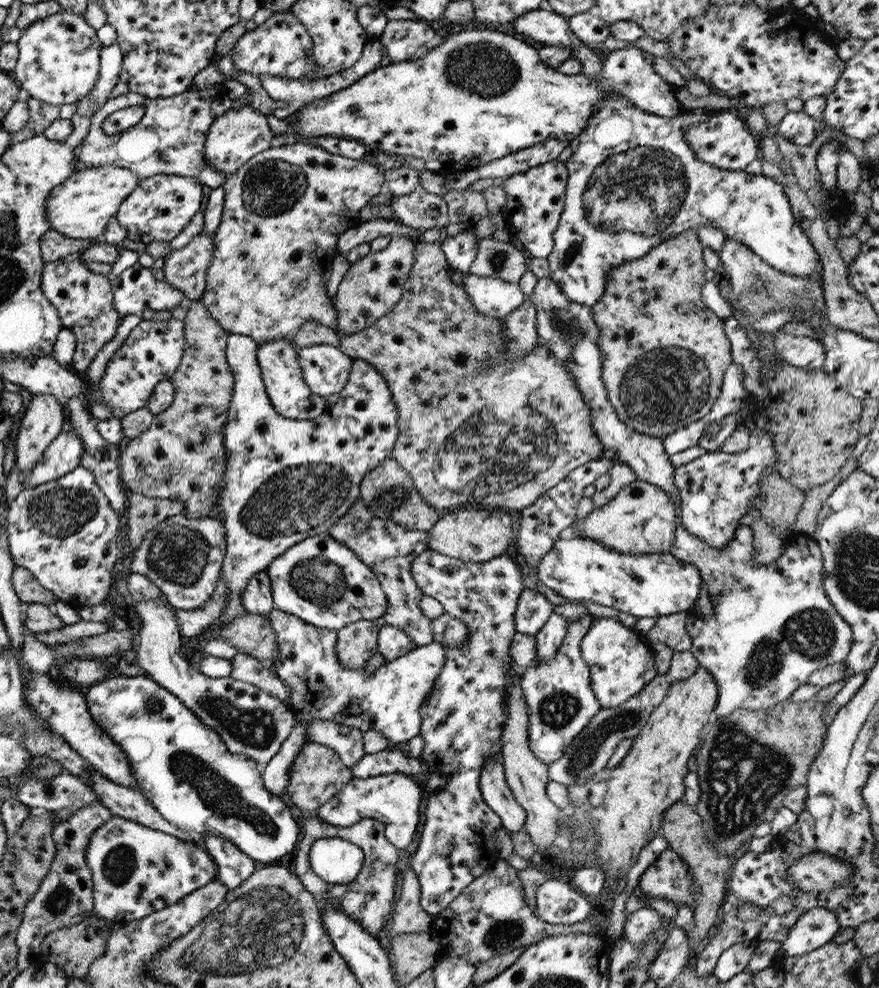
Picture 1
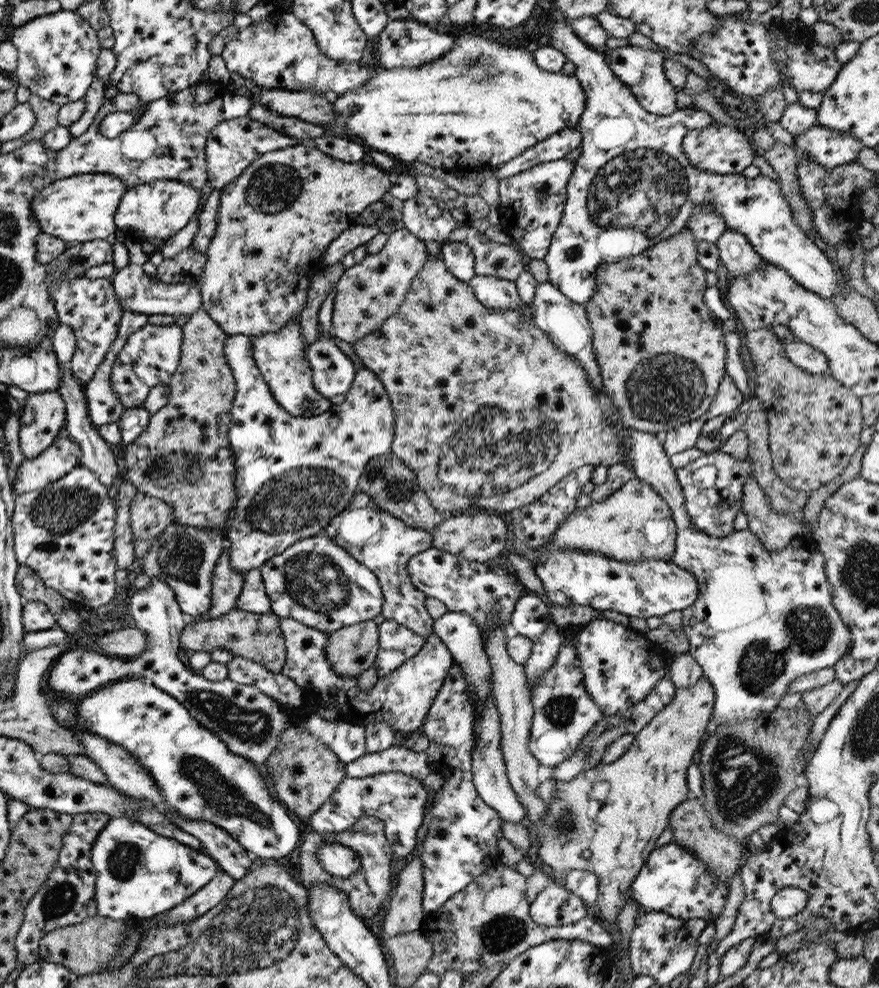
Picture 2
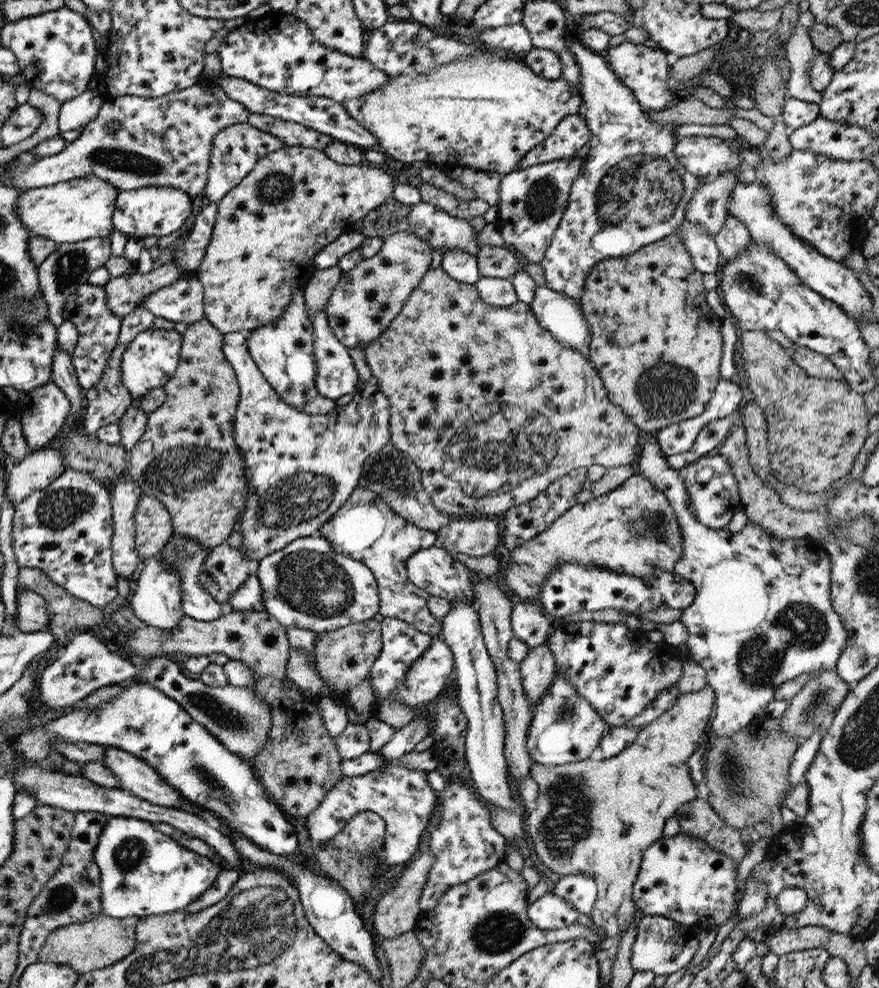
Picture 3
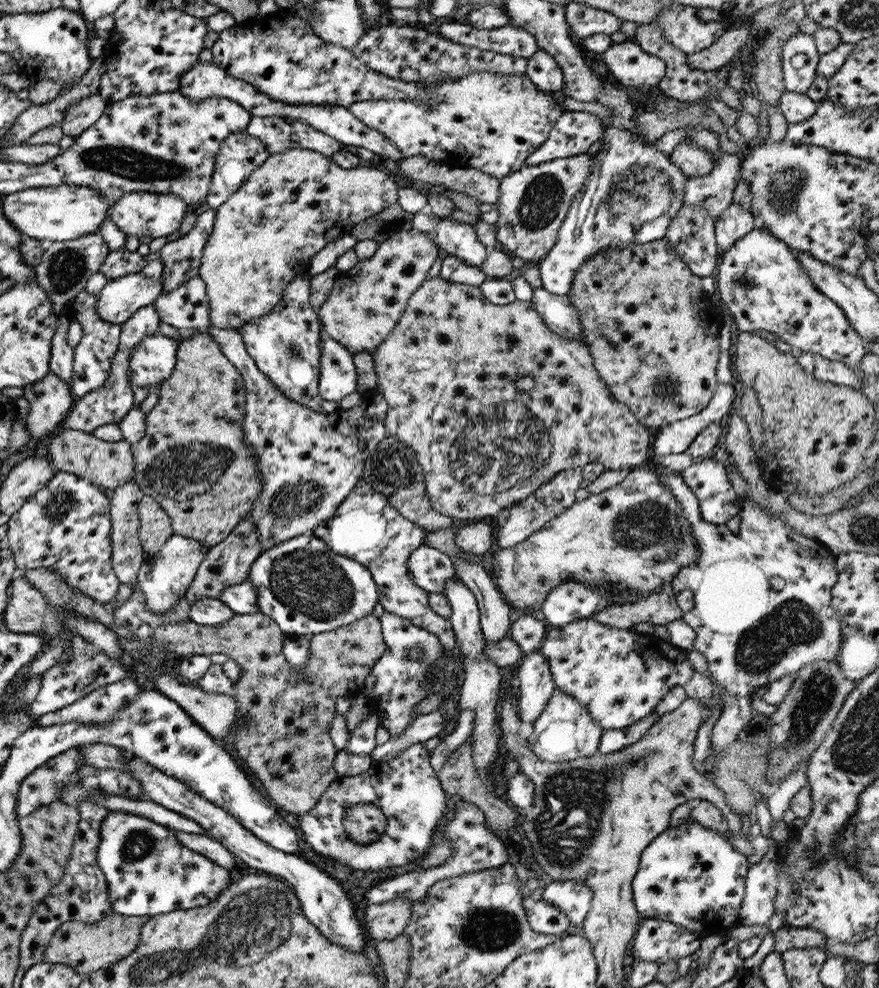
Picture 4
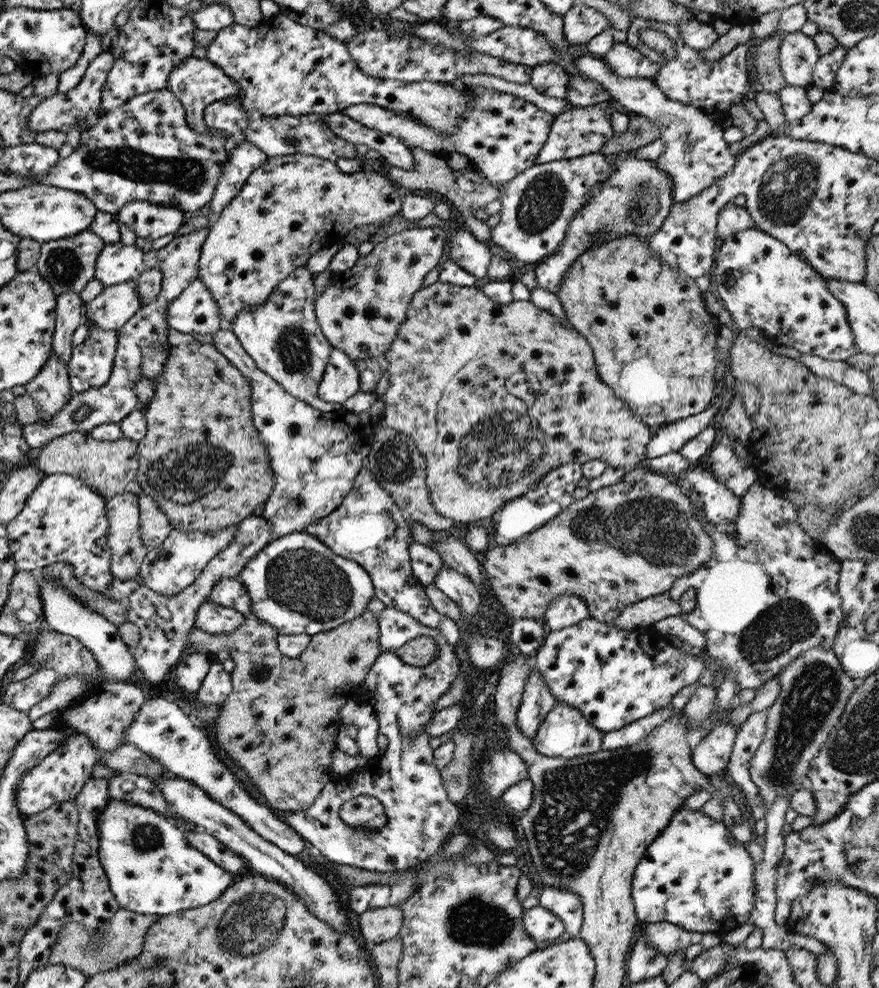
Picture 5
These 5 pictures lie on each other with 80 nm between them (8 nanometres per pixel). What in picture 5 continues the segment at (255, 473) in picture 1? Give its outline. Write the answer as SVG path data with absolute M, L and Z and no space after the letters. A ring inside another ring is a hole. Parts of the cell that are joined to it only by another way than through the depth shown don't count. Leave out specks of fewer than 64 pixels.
M227 326L220 328L212 336L212 340L215 350L235 366L249 383L252 426L255 427L260 442L264 444L268 452L268 463L274 485L271 495L265 498L256 513L261 515L263 520L267 520L271 541L293 532L305 532L307 525L334 512L335 508L341 504L343 497L349 493L357 471L367 462L370 446L373 444L375 425L383 415L383 401L378 398L365 413L354 413L342 409L337 412L318 411L287 394L280 384L261 372Z

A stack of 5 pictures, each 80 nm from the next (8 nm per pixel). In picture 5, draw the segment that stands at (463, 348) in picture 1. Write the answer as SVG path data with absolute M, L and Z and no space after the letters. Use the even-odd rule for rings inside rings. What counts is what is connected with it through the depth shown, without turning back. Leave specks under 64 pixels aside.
M436 281L429 287L417 290L408 304L405 318L399 324L395 338L380 361L383 371L387 370L389 373L387 389L379 397L384 404L384 421L392 429L410 436L426 463L425 484L431 507L434 512L451 521L466 524L471 521L486 520L493 515L493 512L500 511L509 500L523 496L527 490L533 488L546 472L557 465L570 463L573 460L583 464L588 460L599 459L610 467L631 470L644 459L644 450L652 435L647 429L648 425L639 421L634 412L612 393L611 388L603 384L596 371L591 347L571 325L560 323L549 311L538 309L531 301L517 300L507 304L493 302L481 293L479 285L463 287ZM515 372L525 372L525 374L537 372L537 384L541 388L531 402L521 402L519 398L507 392L505 380Z

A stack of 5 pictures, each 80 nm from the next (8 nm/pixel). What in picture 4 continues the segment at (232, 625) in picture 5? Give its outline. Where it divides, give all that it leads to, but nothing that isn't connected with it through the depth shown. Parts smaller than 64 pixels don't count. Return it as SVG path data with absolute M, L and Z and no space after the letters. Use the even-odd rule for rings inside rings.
M202 596L189 603L188 618L203 627L219 627L233 618L229 610L218 598Z

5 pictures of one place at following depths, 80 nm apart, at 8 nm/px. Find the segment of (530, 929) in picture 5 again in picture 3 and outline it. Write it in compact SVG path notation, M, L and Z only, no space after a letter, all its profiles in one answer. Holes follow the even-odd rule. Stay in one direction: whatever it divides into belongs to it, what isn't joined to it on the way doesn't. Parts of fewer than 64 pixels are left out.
M548 892L536 899L526 909L531 924L541 930L553 930L569 926L578 912L561 896Z

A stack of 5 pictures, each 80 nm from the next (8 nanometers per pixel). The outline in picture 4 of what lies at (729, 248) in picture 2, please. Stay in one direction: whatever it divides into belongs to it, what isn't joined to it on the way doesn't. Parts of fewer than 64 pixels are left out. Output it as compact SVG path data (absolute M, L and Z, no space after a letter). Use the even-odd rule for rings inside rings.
M731 204L719 214L714 222L714 239L718 248L724 251L734 240L747 234L755 228L756 218L753 218L739 205Z

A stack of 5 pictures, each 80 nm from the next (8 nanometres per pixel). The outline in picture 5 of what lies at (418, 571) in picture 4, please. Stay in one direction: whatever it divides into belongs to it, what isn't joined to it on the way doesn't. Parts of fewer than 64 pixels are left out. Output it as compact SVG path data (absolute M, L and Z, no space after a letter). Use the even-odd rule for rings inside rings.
M413 541L408 544L408 556L412 576L423 587L434 585L434 578L437 576L439 568L443 566L443 561L441 561L441 557L437 555L437 552L430 546Z

